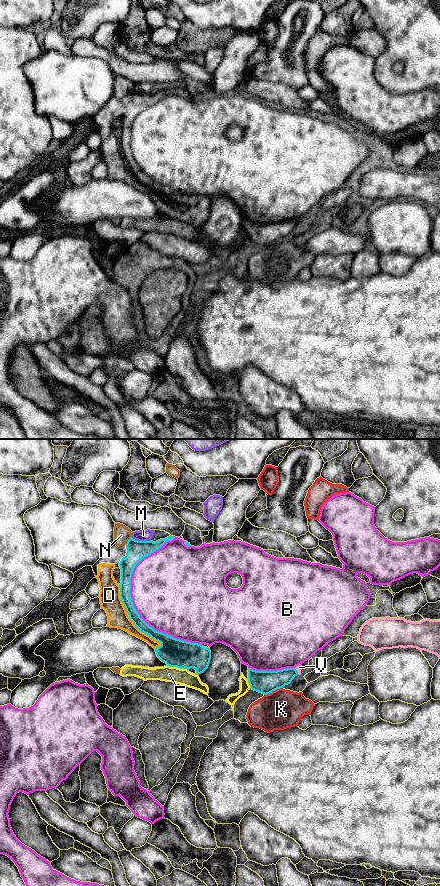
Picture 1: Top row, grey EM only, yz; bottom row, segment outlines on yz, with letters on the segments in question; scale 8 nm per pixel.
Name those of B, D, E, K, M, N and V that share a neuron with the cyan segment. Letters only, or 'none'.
D

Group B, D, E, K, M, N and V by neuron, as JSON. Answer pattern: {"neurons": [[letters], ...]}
{"neurons": [["B"], ["D"], ["E"], ["K"], ["M"], ["N"], ["V"]]}

